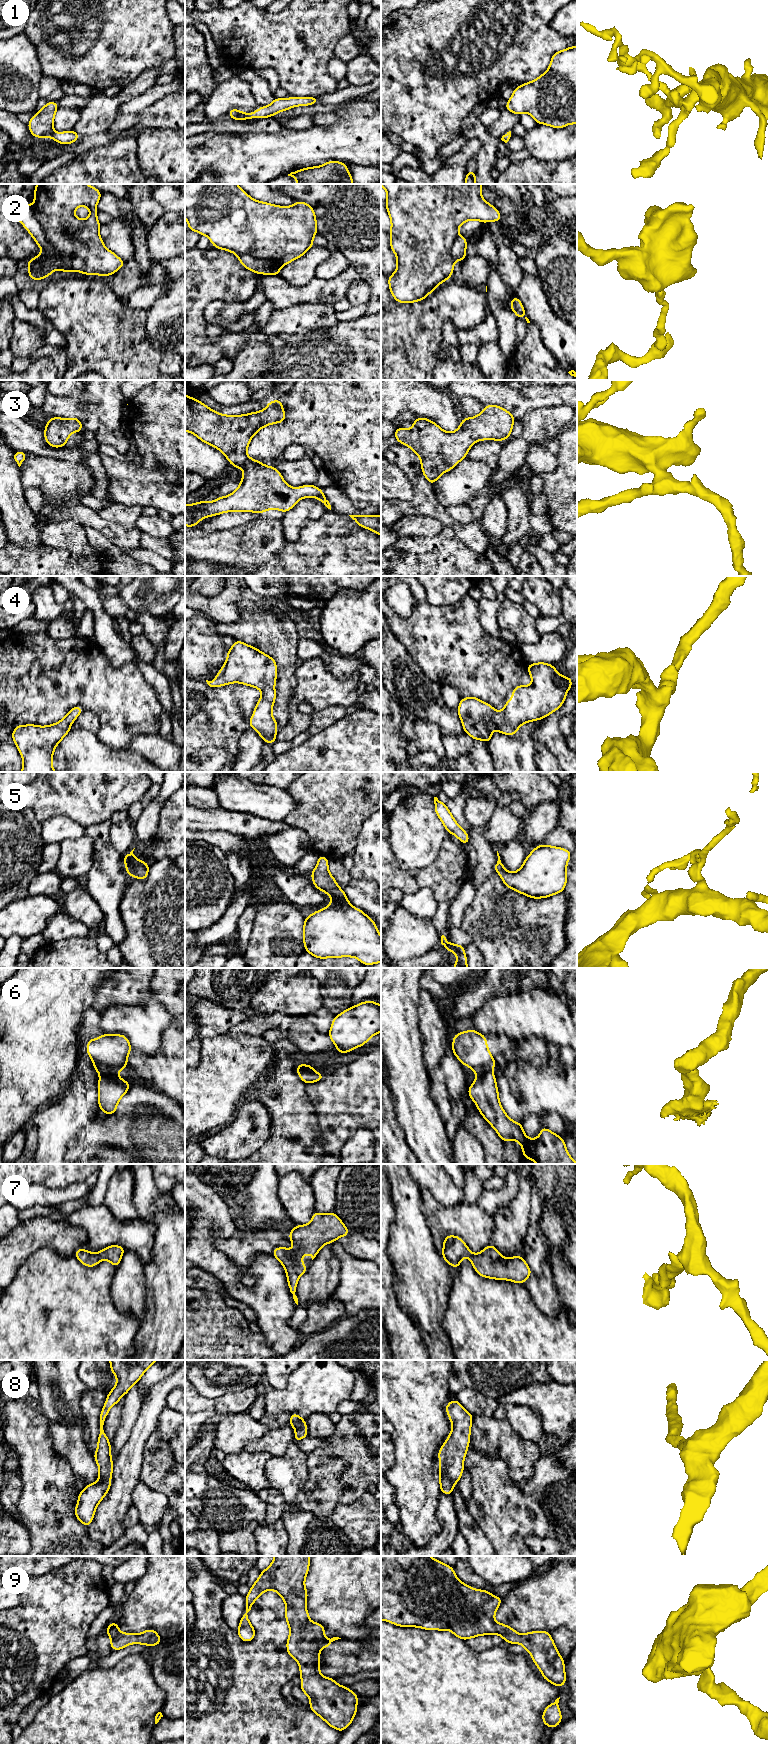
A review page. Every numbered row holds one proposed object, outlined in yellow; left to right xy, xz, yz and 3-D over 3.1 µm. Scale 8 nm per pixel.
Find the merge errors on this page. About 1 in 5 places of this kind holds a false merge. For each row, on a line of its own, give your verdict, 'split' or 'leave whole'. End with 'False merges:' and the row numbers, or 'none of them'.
1: leave whole
2: split
3: leave whole
4: leave whole
5: leave whole
6: split
7: leave whole
8: leave whole
9: leave whole
False merges: 2, 6

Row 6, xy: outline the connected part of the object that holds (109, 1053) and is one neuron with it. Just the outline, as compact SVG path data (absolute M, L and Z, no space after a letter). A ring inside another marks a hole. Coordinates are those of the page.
M102 1034L97 1039L91 1038L86 1046L98 1074L117 1076L121 1069L128 1067L127 1059L132 1048L127 1036Z

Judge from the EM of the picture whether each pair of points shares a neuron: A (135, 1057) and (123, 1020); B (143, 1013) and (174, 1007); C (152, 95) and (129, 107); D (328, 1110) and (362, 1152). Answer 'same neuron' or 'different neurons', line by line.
A: different neurons
B: different neurons
C: same neuron
D: different neurons

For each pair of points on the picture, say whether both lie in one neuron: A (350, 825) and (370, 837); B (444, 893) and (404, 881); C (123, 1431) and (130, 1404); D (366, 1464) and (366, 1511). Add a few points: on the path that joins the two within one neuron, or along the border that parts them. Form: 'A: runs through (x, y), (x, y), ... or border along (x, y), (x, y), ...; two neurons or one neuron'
A: border along (370, 815), (361, 827), (352, 852); two neurons
B: runs through (434, 883), (416, 883), (414, 881); one neuron
C: runs through (126, 1424), (130, 1411); one neuron
D: border along (366, 1492), (354, 1502), (345, 1504); two neurons

